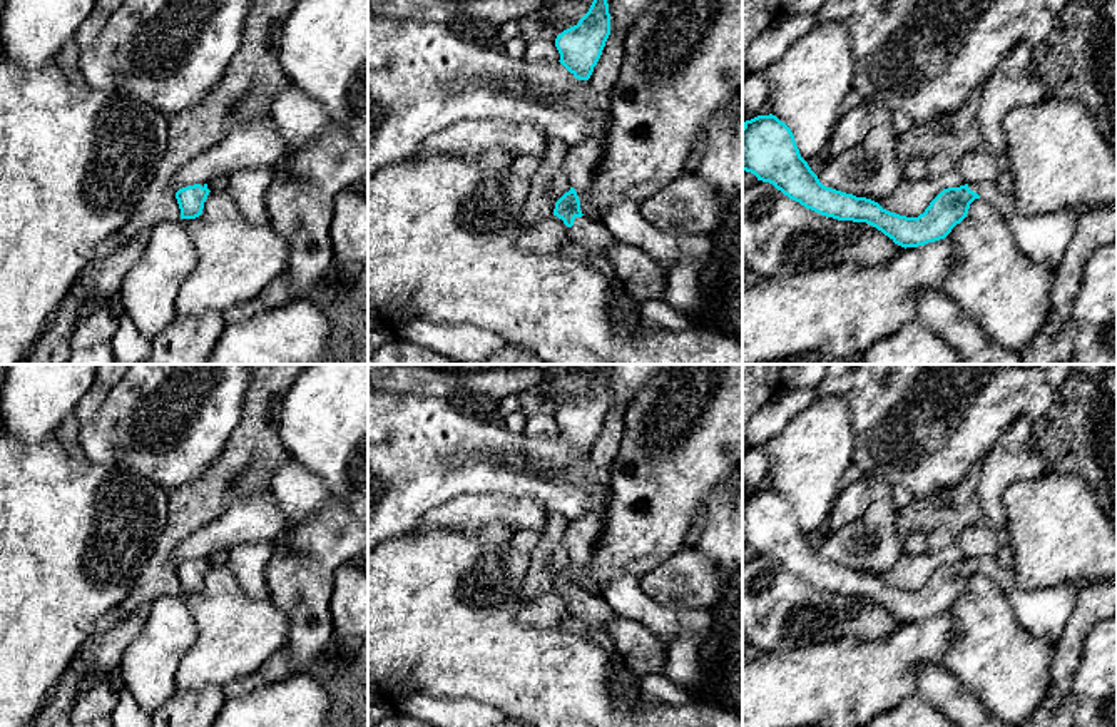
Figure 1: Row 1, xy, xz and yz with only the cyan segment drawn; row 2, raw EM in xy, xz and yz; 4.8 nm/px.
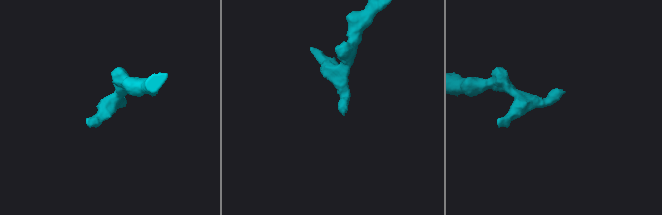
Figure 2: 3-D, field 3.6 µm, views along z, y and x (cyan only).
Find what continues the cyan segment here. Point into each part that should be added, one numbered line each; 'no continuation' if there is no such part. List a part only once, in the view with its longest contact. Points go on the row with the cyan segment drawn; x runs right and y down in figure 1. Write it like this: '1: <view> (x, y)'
1: xz (594, 239)

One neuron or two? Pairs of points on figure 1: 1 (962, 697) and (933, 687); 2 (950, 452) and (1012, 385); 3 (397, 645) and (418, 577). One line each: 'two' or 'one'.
1: one
2: one
3: one

